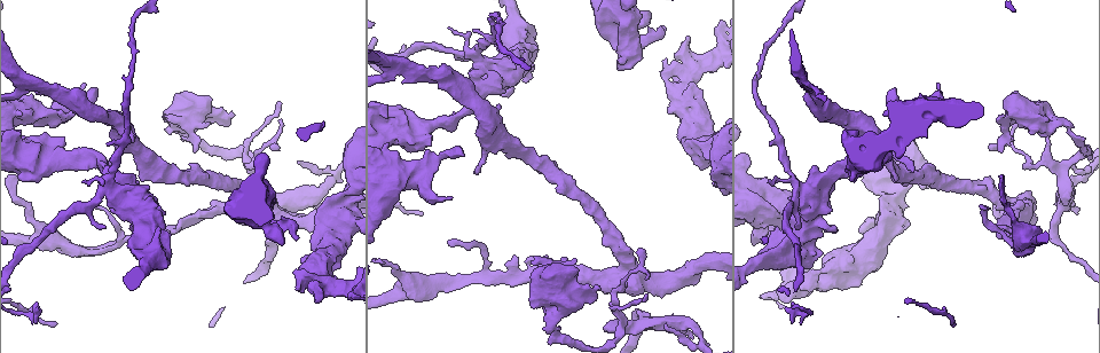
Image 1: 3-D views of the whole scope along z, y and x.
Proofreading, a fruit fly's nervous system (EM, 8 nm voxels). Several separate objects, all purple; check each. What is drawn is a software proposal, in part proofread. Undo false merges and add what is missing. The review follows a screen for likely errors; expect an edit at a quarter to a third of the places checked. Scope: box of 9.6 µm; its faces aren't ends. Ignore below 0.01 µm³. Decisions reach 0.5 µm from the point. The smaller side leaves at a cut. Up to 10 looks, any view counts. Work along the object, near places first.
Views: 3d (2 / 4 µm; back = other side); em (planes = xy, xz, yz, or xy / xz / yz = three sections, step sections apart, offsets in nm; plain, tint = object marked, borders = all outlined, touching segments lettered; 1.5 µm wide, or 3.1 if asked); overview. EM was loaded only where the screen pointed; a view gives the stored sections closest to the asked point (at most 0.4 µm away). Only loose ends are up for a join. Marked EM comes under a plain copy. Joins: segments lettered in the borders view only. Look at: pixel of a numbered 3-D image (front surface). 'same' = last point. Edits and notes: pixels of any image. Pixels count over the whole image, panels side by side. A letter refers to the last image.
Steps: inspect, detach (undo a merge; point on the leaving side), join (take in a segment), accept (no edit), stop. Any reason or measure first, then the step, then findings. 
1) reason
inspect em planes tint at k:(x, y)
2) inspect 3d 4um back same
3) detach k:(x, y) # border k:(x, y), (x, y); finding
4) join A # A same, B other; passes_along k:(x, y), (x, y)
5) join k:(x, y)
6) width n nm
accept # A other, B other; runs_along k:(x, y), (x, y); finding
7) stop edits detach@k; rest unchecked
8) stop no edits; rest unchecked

arms part here
inspect em xy step 4 tint at 1:(1032, 238)

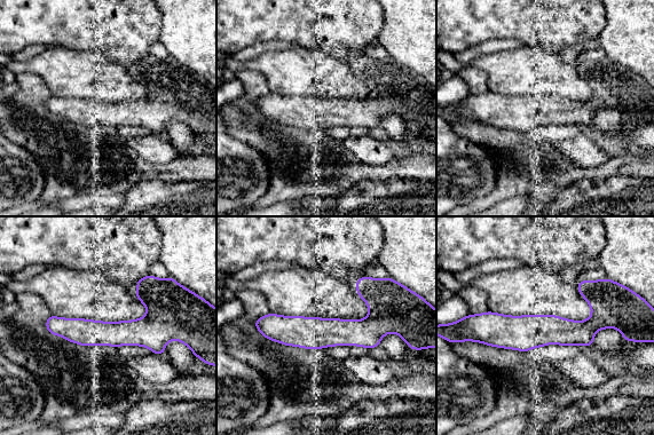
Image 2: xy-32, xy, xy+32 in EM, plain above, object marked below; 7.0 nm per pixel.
what lies round it
inspect em xy step 4 borders same

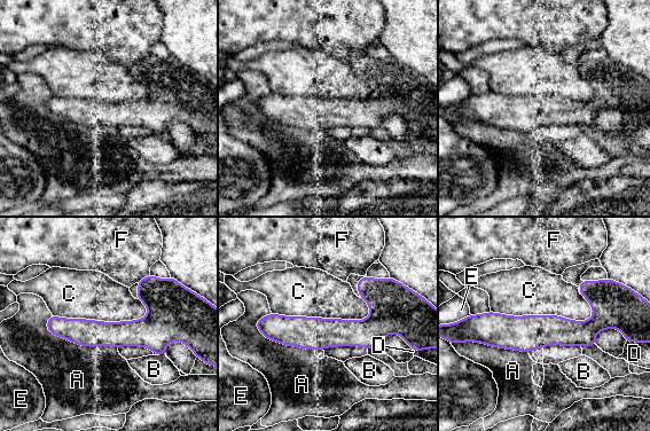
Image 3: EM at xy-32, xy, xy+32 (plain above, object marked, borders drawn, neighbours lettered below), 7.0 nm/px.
width 190 nm
accept # A other, B other, C other, D other, E other, F other; border 3:(491, 311), (582, 321), (594, 313); continuous, no second neuron

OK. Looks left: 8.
thick end
inspect em planes borders at 1:(620, 69)

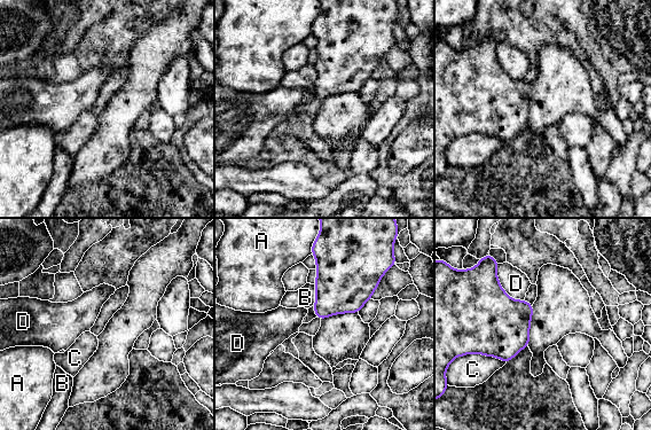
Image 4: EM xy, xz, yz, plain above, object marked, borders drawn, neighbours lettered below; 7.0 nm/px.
accept # A other, B other, C other, D other; border 4:(497, 264), (501, 288), (524, 299); no lettered segment goes on from it

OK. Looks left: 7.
free end
inspect em planes borders at 1:(687, 40)

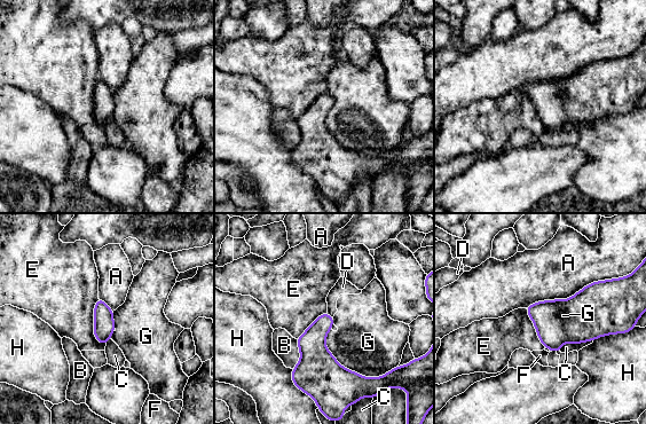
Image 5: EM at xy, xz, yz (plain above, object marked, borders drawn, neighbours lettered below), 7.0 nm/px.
accept # A other, B other, C other, D other, E other, F other, G other, H other; border 5:(329, 329), (341, 366), (387, 373); none of them fits

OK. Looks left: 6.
branch stops here
inspect 3d 4um at 1:(134, 136)

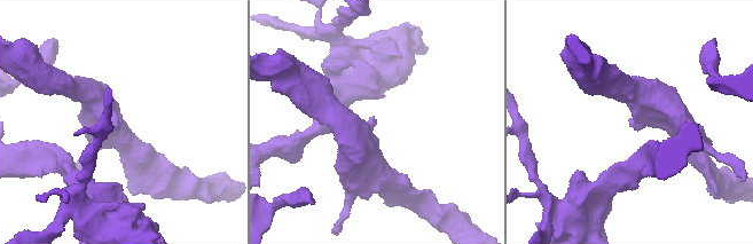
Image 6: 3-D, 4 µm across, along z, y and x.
inspect em yz step 8 borders at 6:(118, 122)

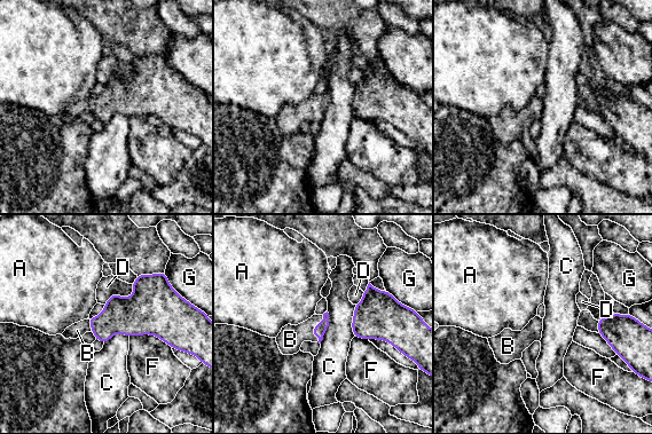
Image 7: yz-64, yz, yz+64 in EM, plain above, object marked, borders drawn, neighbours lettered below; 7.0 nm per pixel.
inspect em planes borders same

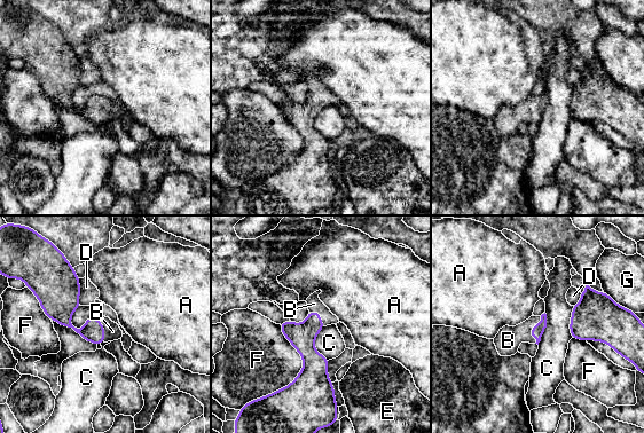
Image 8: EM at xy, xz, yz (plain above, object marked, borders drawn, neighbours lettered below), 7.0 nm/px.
join B # A other, B same, C other, D other, E other, F other, G other; it goes on there

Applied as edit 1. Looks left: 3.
stop edits join@8; rest unchecked

